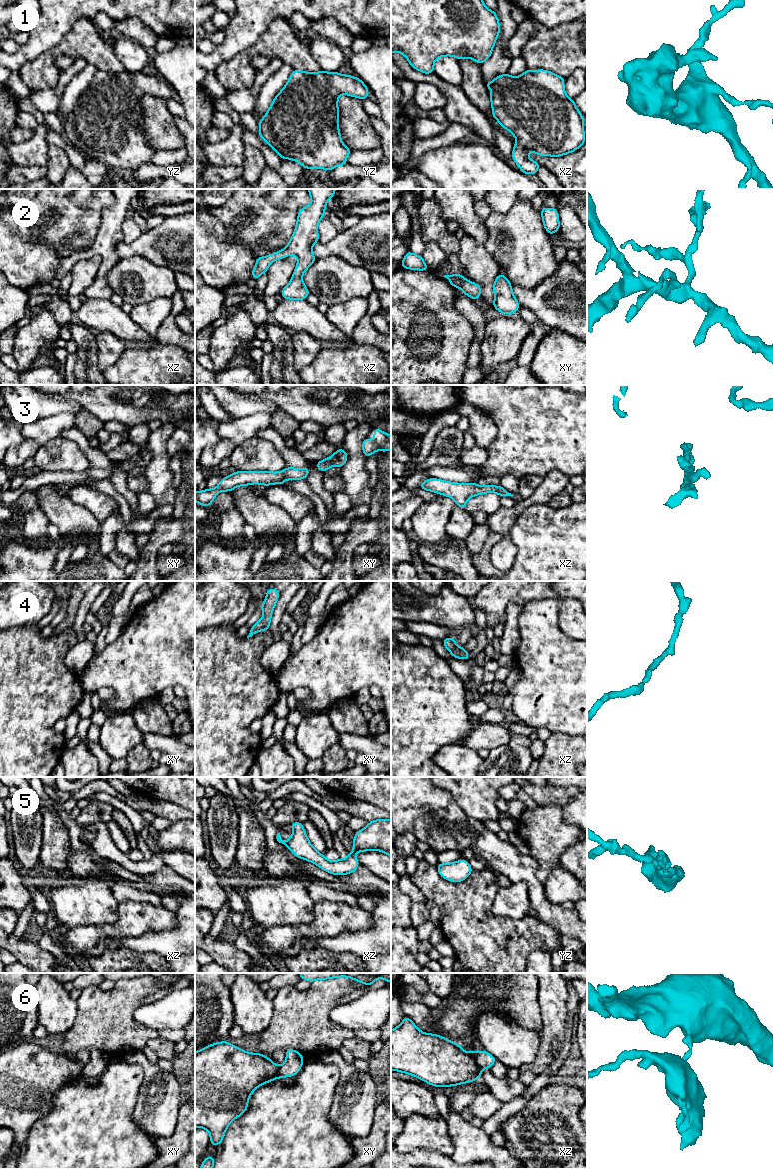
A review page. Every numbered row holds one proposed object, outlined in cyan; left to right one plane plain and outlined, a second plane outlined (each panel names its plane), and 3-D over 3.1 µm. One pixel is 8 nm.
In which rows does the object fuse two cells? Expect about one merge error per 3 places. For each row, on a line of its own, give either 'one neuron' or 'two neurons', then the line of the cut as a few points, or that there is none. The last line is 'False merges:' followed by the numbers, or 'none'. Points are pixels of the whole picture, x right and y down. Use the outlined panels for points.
1: one neuron; no cut
2: one neuron; no cut
3: one neuron; no cut
4: one neuron; no cut
5: one neuron; no cut
6: two neurons; cut in xz along (467, 1053), (473, 1058), (480, 1069)
False merges: 6

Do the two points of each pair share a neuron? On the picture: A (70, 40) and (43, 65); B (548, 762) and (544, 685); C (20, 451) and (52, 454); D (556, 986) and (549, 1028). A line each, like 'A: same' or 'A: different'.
A: same
B: different
C: different
D: same

